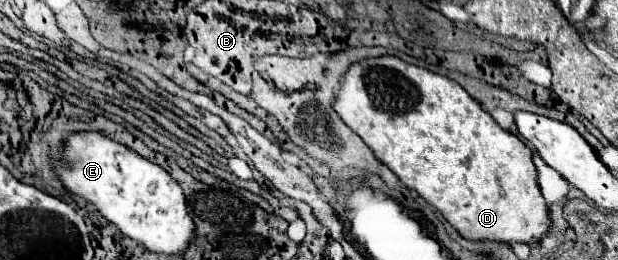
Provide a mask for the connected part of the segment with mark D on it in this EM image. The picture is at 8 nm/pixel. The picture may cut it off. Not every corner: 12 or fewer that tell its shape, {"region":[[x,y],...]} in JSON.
{"region":[[354,62],[332,108],[468,240],[534,244],[530,148],[454,80]]}

